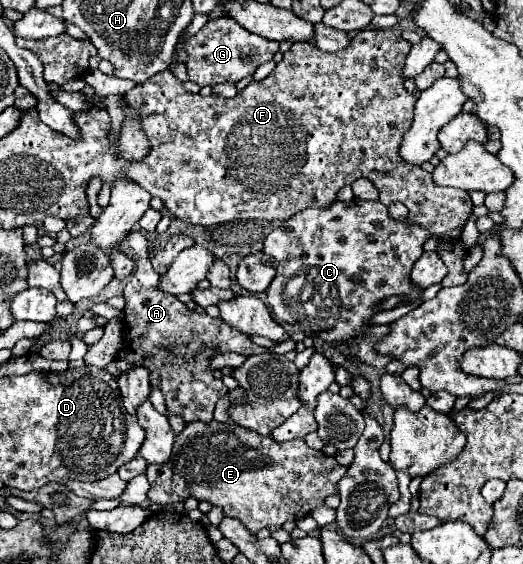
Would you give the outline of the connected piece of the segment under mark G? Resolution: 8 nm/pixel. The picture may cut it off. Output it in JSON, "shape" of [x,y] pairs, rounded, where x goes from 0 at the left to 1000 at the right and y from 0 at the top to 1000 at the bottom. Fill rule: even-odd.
{"shape":[[[413,30],[398,37],[371,66],[363,66],[348,83],[340,83],[340,108],[356,112],[359,140],[390,151],[413,151],[428,144],[459,144],[489,126],[493,115],[516,108],[532,90],[532,73],[512,73],[497,62],[474,59],[444,30]]]}

